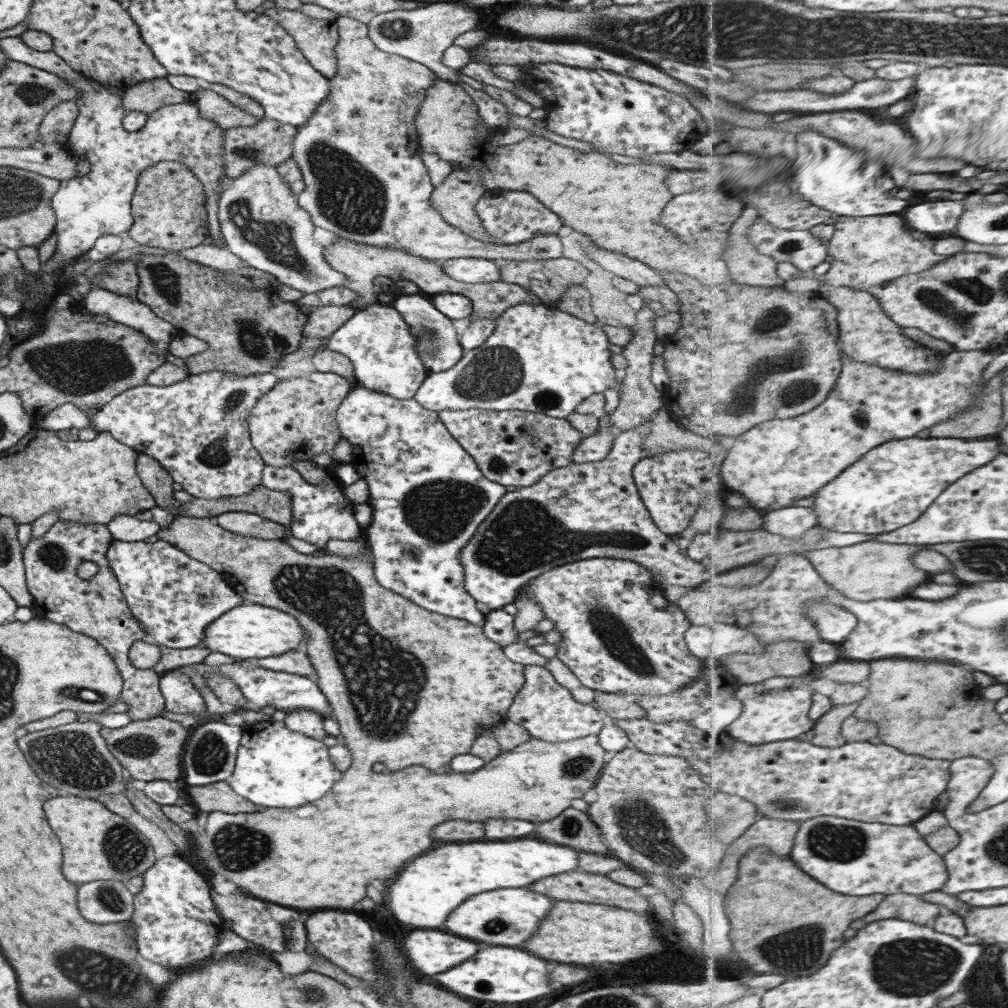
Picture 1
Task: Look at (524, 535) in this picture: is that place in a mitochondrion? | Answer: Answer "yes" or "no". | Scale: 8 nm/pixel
yes

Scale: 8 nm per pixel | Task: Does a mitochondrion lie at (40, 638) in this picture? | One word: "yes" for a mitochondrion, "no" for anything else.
no

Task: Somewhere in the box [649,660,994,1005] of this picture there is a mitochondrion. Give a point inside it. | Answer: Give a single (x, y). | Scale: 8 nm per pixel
(911, 967)

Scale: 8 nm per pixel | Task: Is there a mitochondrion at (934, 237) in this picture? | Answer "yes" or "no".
no

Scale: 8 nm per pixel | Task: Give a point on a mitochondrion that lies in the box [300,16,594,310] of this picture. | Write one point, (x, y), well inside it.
(348, 195)

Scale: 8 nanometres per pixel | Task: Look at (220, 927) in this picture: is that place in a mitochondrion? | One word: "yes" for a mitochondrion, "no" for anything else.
no

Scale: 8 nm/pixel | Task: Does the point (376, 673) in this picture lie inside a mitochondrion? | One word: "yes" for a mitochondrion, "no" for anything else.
yes

